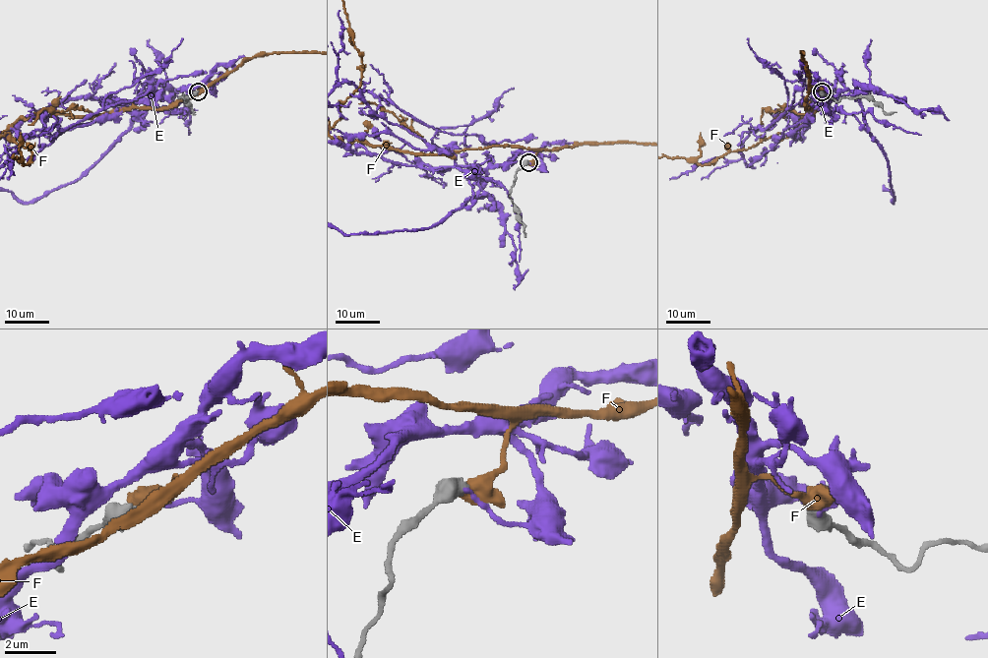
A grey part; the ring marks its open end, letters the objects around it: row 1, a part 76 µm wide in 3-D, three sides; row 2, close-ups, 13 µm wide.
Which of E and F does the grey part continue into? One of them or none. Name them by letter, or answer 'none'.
F

